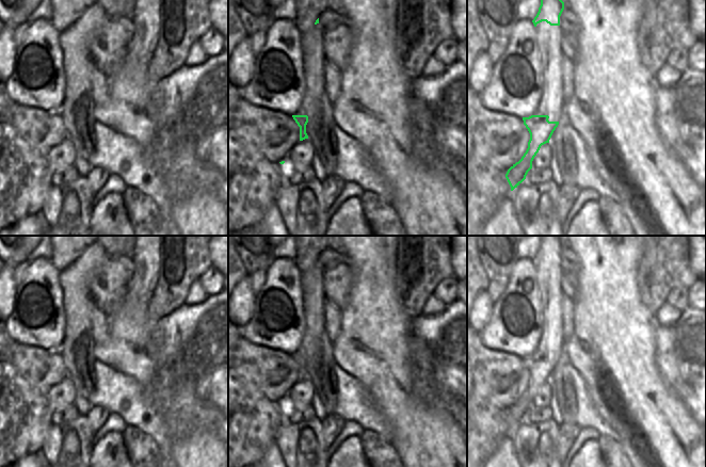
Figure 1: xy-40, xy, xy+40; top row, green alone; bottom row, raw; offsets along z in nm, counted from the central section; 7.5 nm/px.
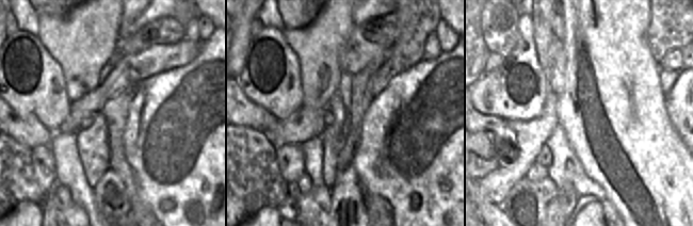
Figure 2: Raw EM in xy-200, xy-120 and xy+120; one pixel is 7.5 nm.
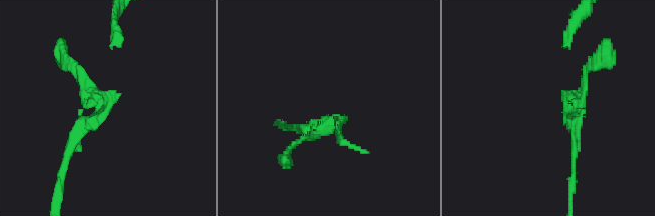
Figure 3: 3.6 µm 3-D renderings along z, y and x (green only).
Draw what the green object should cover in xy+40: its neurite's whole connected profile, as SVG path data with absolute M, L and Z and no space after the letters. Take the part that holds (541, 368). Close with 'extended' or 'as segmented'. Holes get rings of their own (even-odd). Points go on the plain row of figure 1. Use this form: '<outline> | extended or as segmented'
M531 354L523 356L524 364L530 372L528 387L522 398L513 403L507 410L506 417L511 430L517 426L532 407L532 400L542 384L549 382L549 379L559 364L559 360L549 360L548 354Z | as segmented

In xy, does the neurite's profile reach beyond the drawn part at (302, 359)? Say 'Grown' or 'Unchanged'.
Unchanged.

